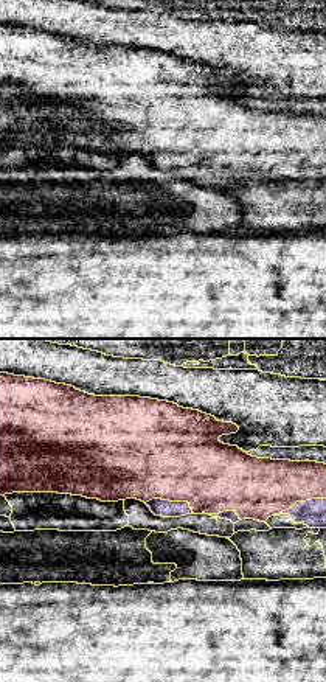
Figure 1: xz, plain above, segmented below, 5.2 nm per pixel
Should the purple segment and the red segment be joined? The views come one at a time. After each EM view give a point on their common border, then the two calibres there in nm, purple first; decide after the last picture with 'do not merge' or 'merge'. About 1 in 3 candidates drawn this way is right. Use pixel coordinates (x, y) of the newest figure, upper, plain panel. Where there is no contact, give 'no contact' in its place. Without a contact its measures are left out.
meets purple at (171, 154); 90 nm thick on the purple side, 480 nm on the other

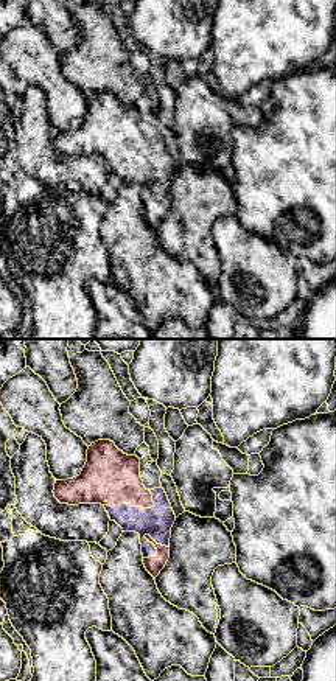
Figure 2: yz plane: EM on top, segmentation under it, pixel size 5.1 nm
meets purple at (128, 156); 160 nm thick on the purple side, 280 nm on the other

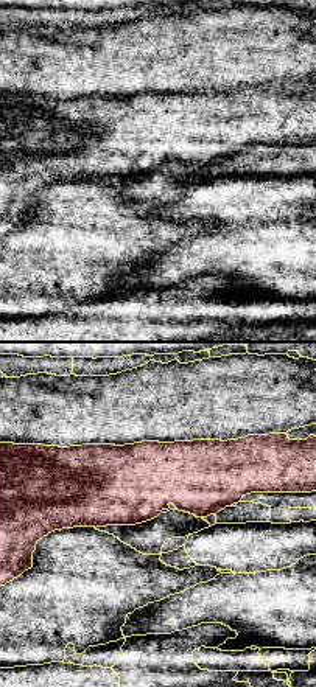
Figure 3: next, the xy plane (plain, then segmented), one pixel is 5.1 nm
meets purple at (170, 159); 30 nm thick on the purple side, 400 nm on the other

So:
merge

